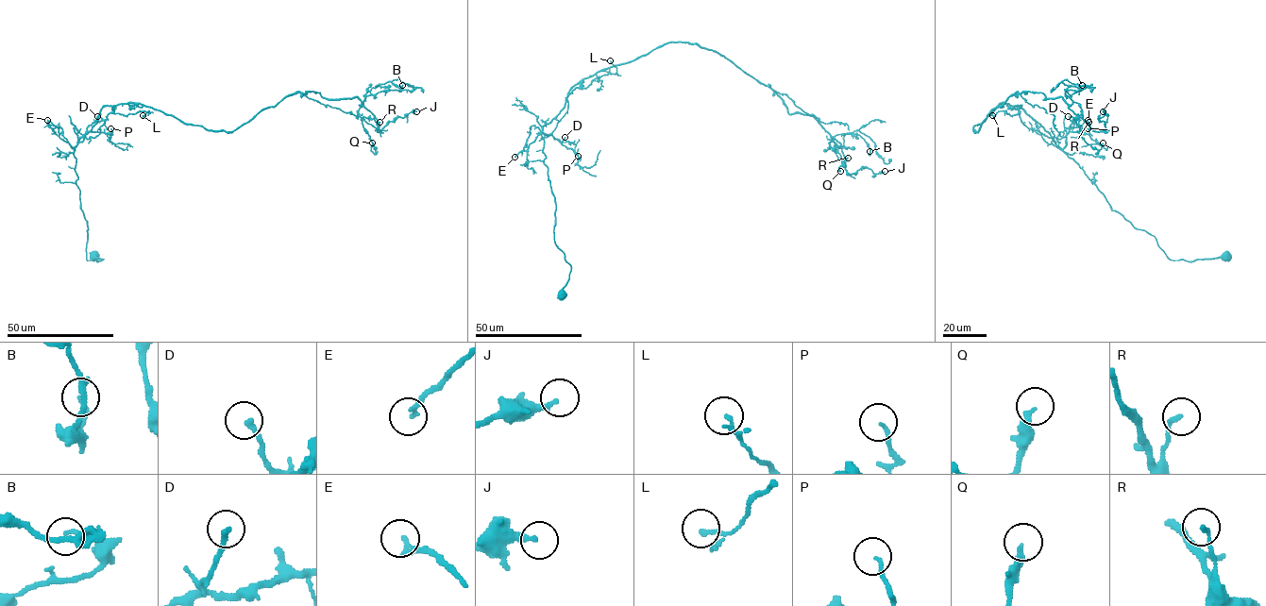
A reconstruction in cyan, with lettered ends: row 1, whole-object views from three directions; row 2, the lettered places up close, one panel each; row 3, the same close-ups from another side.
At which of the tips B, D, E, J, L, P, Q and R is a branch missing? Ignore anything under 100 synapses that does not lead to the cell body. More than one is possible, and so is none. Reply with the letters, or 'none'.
none

